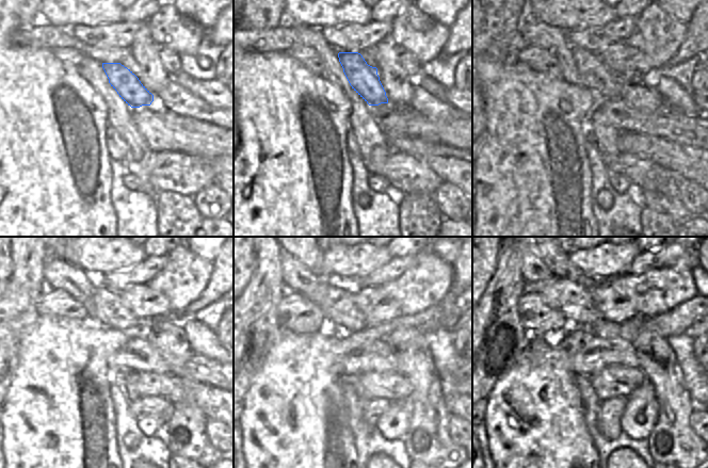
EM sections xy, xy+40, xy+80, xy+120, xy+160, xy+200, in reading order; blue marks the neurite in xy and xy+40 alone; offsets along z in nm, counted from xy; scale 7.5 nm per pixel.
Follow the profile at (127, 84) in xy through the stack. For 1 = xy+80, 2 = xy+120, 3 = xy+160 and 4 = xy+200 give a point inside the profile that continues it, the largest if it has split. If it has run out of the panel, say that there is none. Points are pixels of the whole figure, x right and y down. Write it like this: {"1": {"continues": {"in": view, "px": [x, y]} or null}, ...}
{"1": {"continues": {"in": "xy+80", "px": [595, 76]}}, "2": {"continues": {"in": "xy+120", "px": [110, 310]}}, "3": {"continues": {"in": "xy+160", "px": [338, 304]}}, "4": {"continues": {"in": "xy+200", "px": [574, 302]}}}

